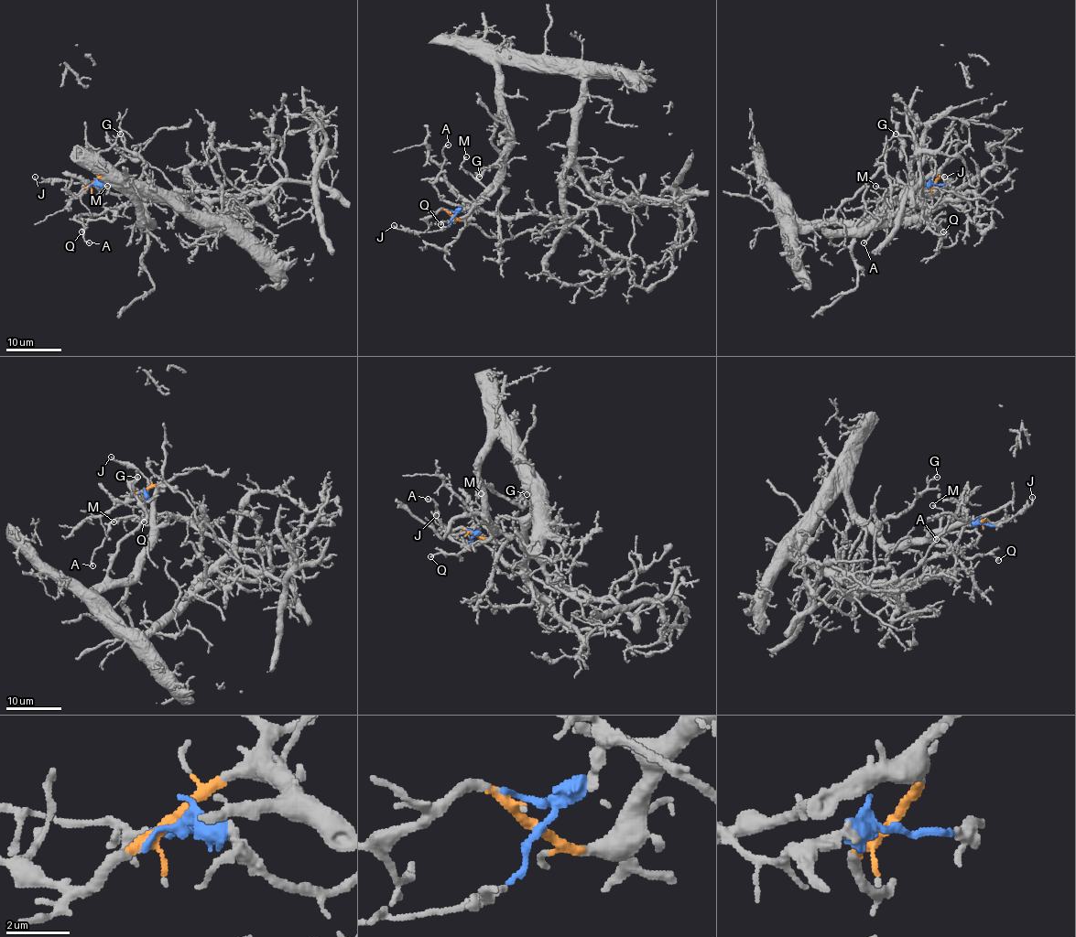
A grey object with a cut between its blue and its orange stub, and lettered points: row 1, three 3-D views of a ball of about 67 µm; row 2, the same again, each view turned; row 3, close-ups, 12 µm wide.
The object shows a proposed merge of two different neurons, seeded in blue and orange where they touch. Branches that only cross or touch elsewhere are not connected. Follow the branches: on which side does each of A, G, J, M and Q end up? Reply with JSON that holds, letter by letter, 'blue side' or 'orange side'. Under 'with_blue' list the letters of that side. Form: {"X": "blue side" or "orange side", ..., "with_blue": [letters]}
{"A": "orange side", "G": "orange side", "J": "blue side", "M": "orange side", "Q": "orange side", "with_blue": ["J"]}

